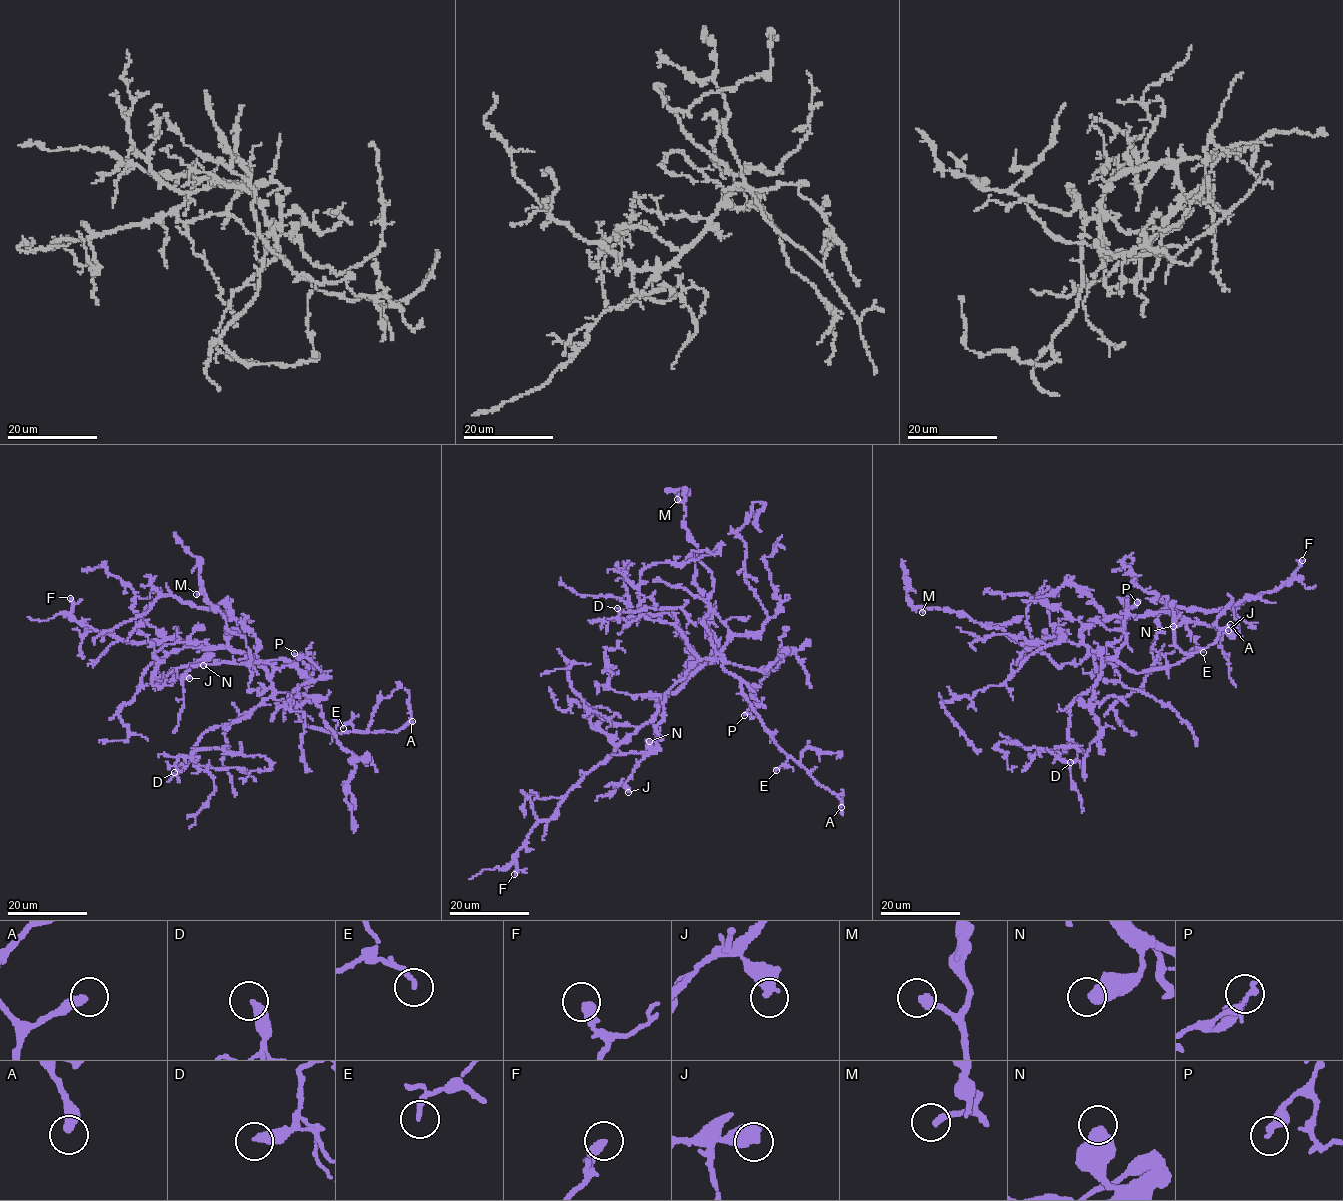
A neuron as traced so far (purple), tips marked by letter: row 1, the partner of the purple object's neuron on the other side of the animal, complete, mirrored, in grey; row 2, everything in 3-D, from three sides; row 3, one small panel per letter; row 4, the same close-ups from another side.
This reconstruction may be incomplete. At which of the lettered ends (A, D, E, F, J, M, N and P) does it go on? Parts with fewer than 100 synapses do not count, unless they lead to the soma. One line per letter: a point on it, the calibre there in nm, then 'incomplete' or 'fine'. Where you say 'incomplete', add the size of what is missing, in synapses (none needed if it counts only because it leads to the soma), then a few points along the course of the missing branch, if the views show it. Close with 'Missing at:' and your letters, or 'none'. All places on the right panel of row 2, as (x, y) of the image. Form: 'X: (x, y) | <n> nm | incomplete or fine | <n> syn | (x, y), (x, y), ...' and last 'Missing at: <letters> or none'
A: (1230, 624) | 380 nm | incomplete | (1230, 624), (1242, 609), (1248, 606), (1292, 608), (1301, 607), (1308, 599), (1313, 600)
D: (1070, 762) | 360 nm | fine
E: (1203, 652) | 190 nm | fine
F: (1302, 560) | 400 nm | fine
J: (1228, 630) | 440 nm | fine
M: (922, 612) | 260 nm | fine
N: (1173, 626) | 550 nm | fine
P: (1137, 602) | 240 nm | fine
Missing at: A

